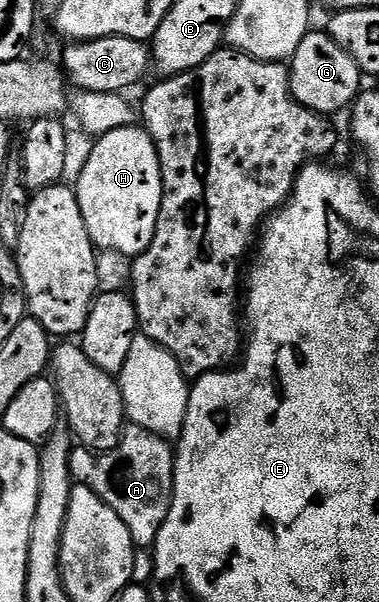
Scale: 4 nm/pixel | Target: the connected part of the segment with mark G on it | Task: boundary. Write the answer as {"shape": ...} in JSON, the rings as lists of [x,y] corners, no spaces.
{"shape":[[[310,29],[299,41],[292,59],[288,60],[289,84],[293,99],[319,115],[333,117],[336,111],[352,108],[363,90],[363,72],[351,57],[329,35],[328,30]]]}

